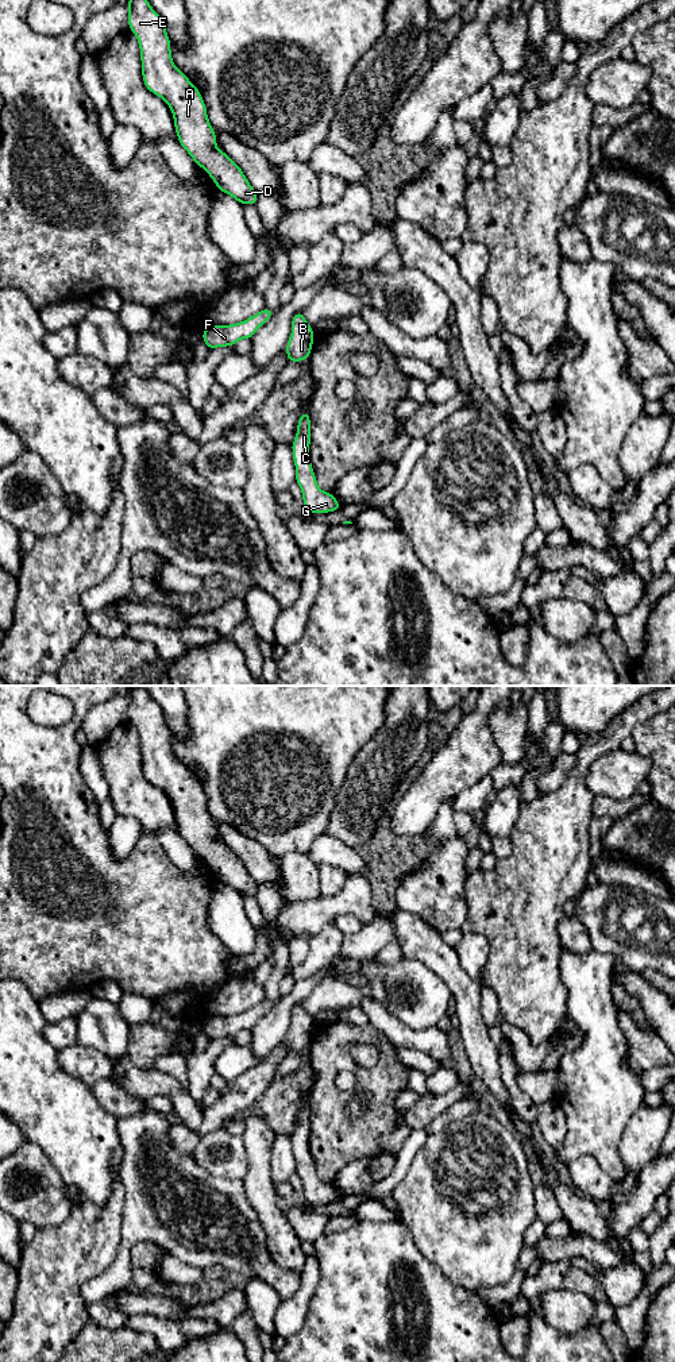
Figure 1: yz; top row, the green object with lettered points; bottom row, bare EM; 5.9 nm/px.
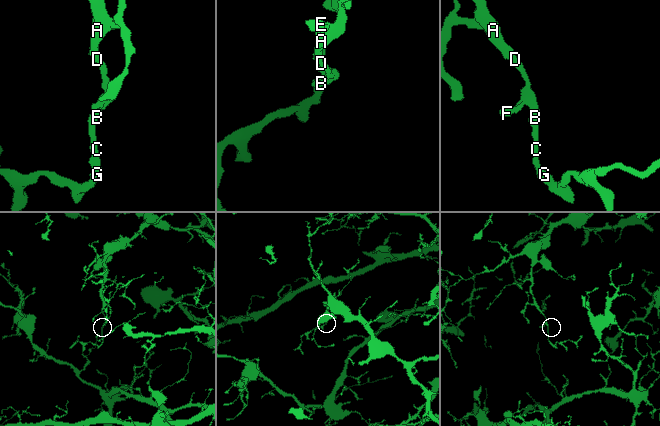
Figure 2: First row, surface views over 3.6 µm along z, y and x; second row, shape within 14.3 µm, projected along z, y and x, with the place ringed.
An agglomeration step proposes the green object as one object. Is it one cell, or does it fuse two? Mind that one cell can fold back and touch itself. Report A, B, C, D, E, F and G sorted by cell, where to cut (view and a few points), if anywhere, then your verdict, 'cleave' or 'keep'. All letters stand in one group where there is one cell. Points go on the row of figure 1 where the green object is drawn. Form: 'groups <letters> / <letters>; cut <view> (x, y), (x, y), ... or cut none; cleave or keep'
groups A B C D E F G; cut none; keep

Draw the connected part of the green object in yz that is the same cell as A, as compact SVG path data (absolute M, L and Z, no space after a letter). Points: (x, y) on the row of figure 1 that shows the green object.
M128 0L128 28L138 38L144 86L169 105L178 143L209 174L217 190L242 205L256 205L259 194L239 165L216 148L202 96L173 63L166 26L147 0Z

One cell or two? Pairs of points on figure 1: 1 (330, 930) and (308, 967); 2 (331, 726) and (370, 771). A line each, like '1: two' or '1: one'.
1: one
2: two

